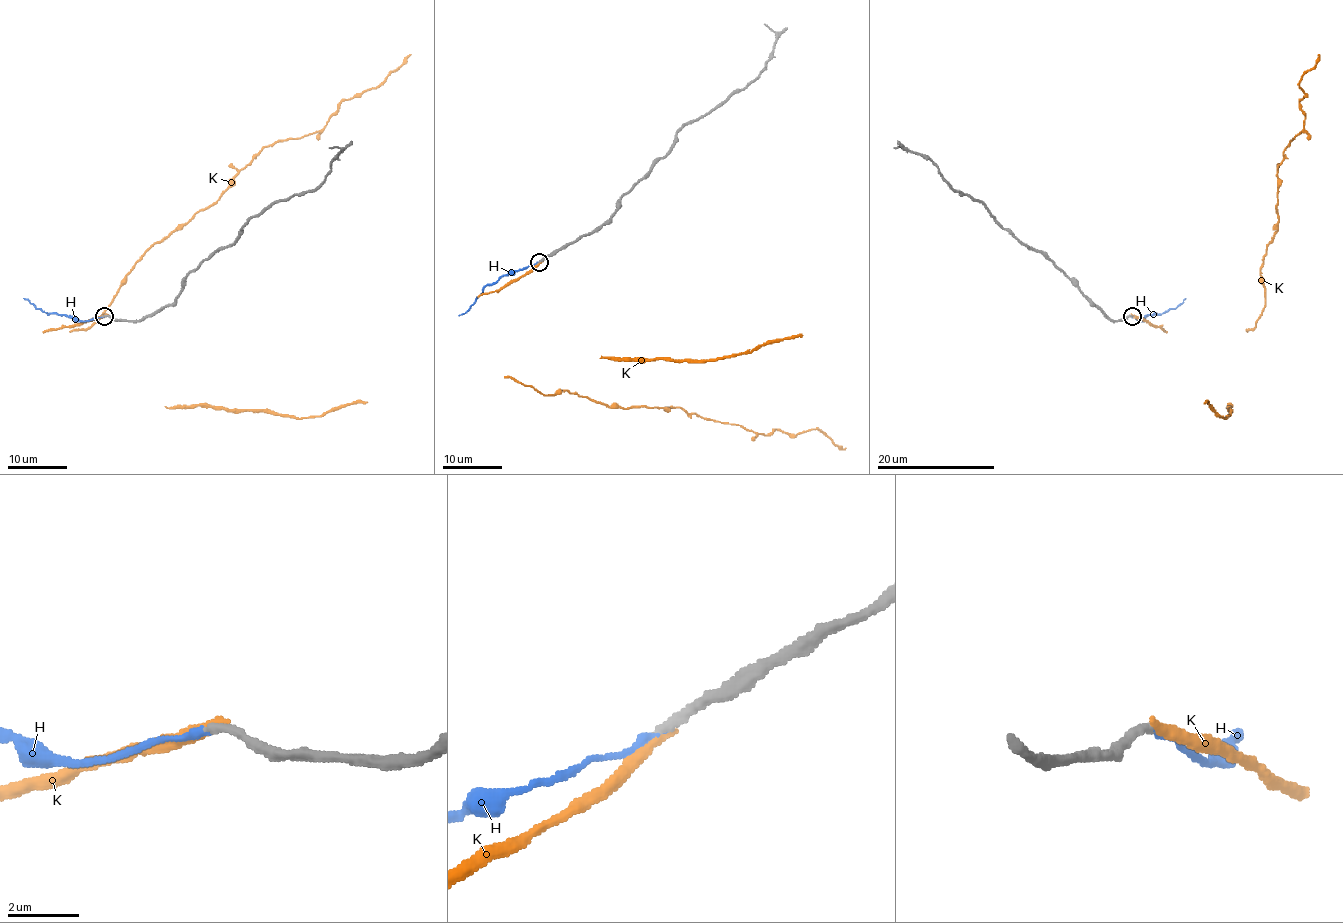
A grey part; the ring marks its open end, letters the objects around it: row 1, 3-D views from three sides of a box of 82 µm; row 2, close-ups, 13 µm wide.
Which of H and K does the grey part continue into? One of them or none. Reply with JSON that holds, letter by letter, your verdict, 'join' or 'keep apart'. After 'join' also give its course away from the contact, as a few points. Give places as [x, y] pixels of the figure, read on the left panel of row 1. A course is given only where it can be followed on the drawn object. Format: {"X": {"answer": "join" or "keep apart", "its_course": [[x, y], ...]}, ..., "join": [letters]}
{"H": {"answer": "keep apart"}, "K": {"answer": "join"}, "join": ["K"]}

